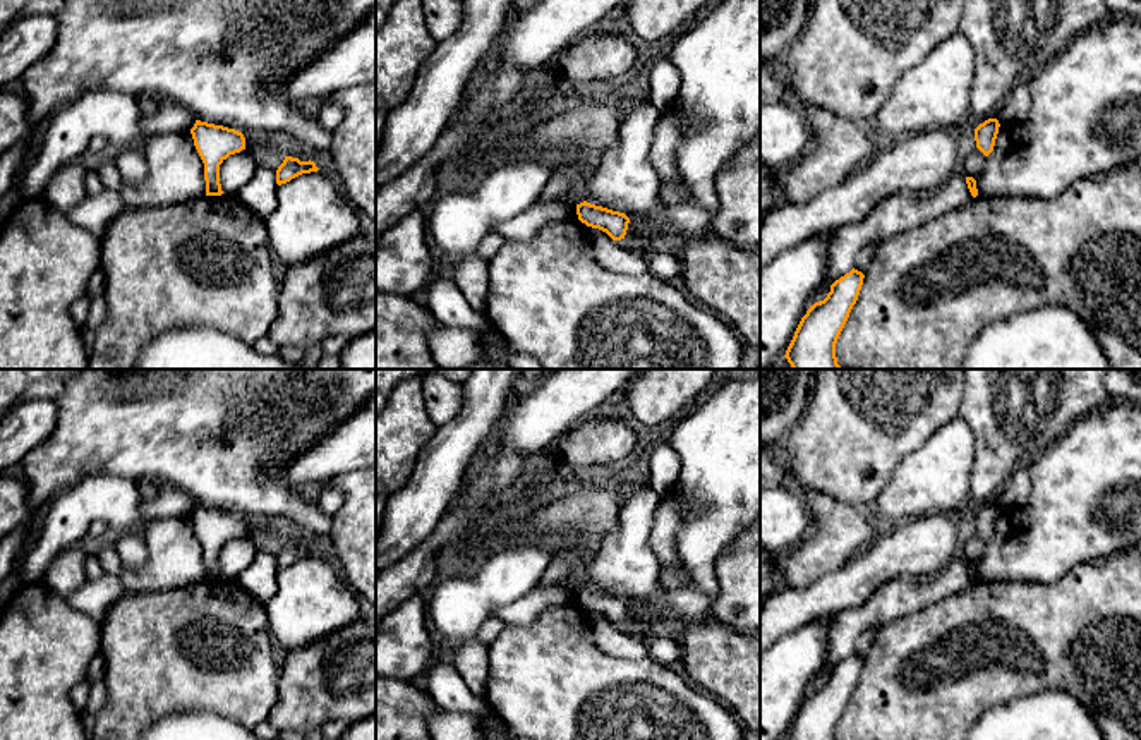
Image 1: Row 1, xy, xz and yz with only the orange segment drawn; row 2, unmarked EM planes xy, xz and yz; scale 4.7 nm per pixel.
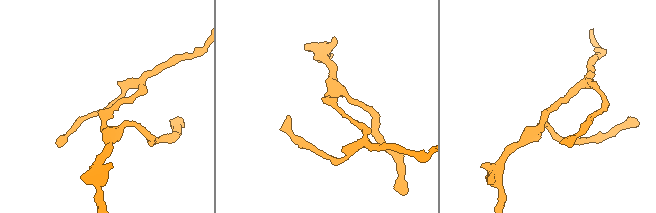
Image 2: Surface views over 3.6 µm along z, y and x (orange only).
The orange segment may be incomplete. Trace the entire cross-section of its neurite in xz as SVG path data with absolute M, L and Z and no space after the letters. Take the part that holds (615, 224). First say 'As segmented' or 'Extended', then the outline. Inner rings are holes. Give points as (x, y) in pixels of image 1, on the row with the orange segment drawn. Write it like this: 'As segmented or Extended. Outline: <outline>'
As segmented. Outline: M587 201L577 204L577 215L582 223L606 232L613 240L625 239L630 223L625 213L595 206Z

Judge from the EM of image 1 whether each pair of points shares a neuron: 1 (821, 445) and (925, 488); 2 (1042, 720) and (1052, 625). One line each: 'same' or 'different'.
1: different
2: different

